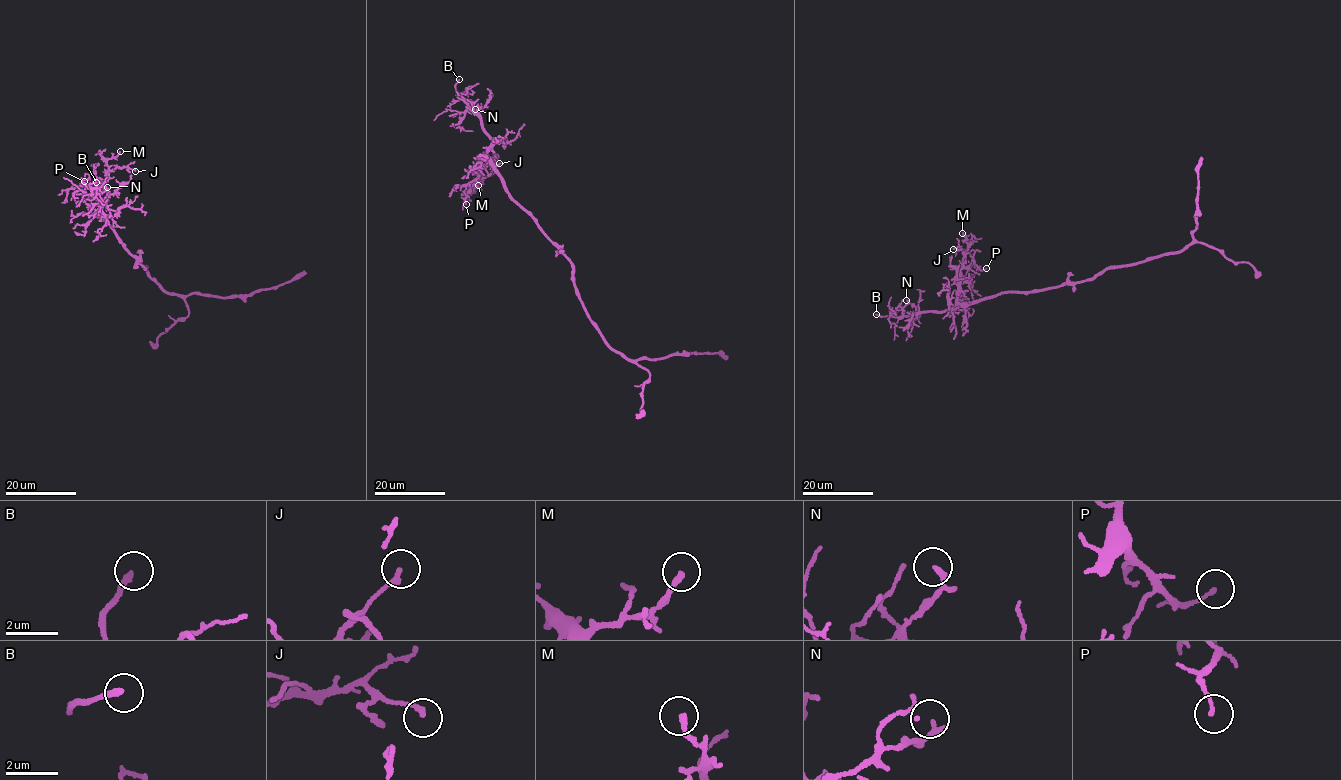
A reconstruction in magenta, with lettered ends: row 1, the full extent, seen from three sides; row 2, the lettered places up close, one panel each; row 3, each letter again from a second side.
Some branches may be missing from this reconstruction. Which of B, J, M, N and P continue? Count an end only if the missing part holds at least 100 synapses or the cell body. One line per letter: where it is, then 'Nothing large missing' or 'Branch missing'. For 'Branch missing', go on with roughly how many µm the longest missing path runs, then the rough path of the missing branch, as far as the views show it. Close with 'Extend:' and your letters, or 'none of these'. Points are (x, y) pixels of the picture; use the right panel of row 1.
B: Place: (876, 314). Branch missing. Missing length about 7 µm. Course of what is missing: (876, 314), (868, 310), (860, 315)
J: Place: (953, 249). Nothing large missing
M: Place: (962, 233). Nothing large missing
N: Place: (906, 300). Nothing large missing
P: Place: (986, 268). Nothing large missing
Extend: B

